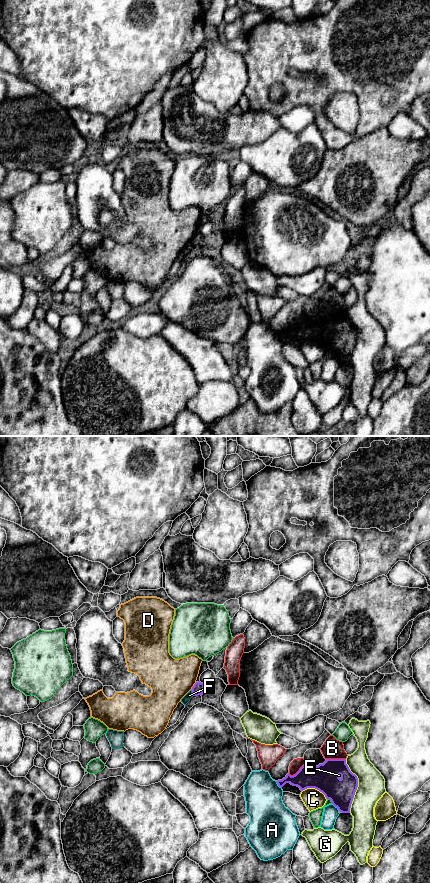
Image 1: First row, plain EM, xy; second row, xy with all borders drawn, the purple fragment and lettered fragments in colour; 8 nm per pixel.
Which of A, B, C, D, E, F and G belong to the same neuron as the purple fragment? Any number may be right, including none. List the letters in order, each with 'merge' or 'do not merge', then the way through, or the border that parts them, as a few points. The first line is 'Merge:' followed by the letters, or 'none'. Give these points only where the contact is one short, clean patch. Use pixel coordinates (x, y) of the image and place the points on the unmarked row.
Merge: none
A: do not merge
B: do not merge
C: do not merge
D: do not merge
E: do not merge
F: do not merge; border xy (190, 242), (193, 247)
G: do not merge

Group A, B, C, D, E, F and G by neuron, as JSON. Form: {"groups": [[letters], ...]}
{"groups": [["A"], ["B"], ["C"], ["D"], ["E"], ["F"], ["G"]]}

